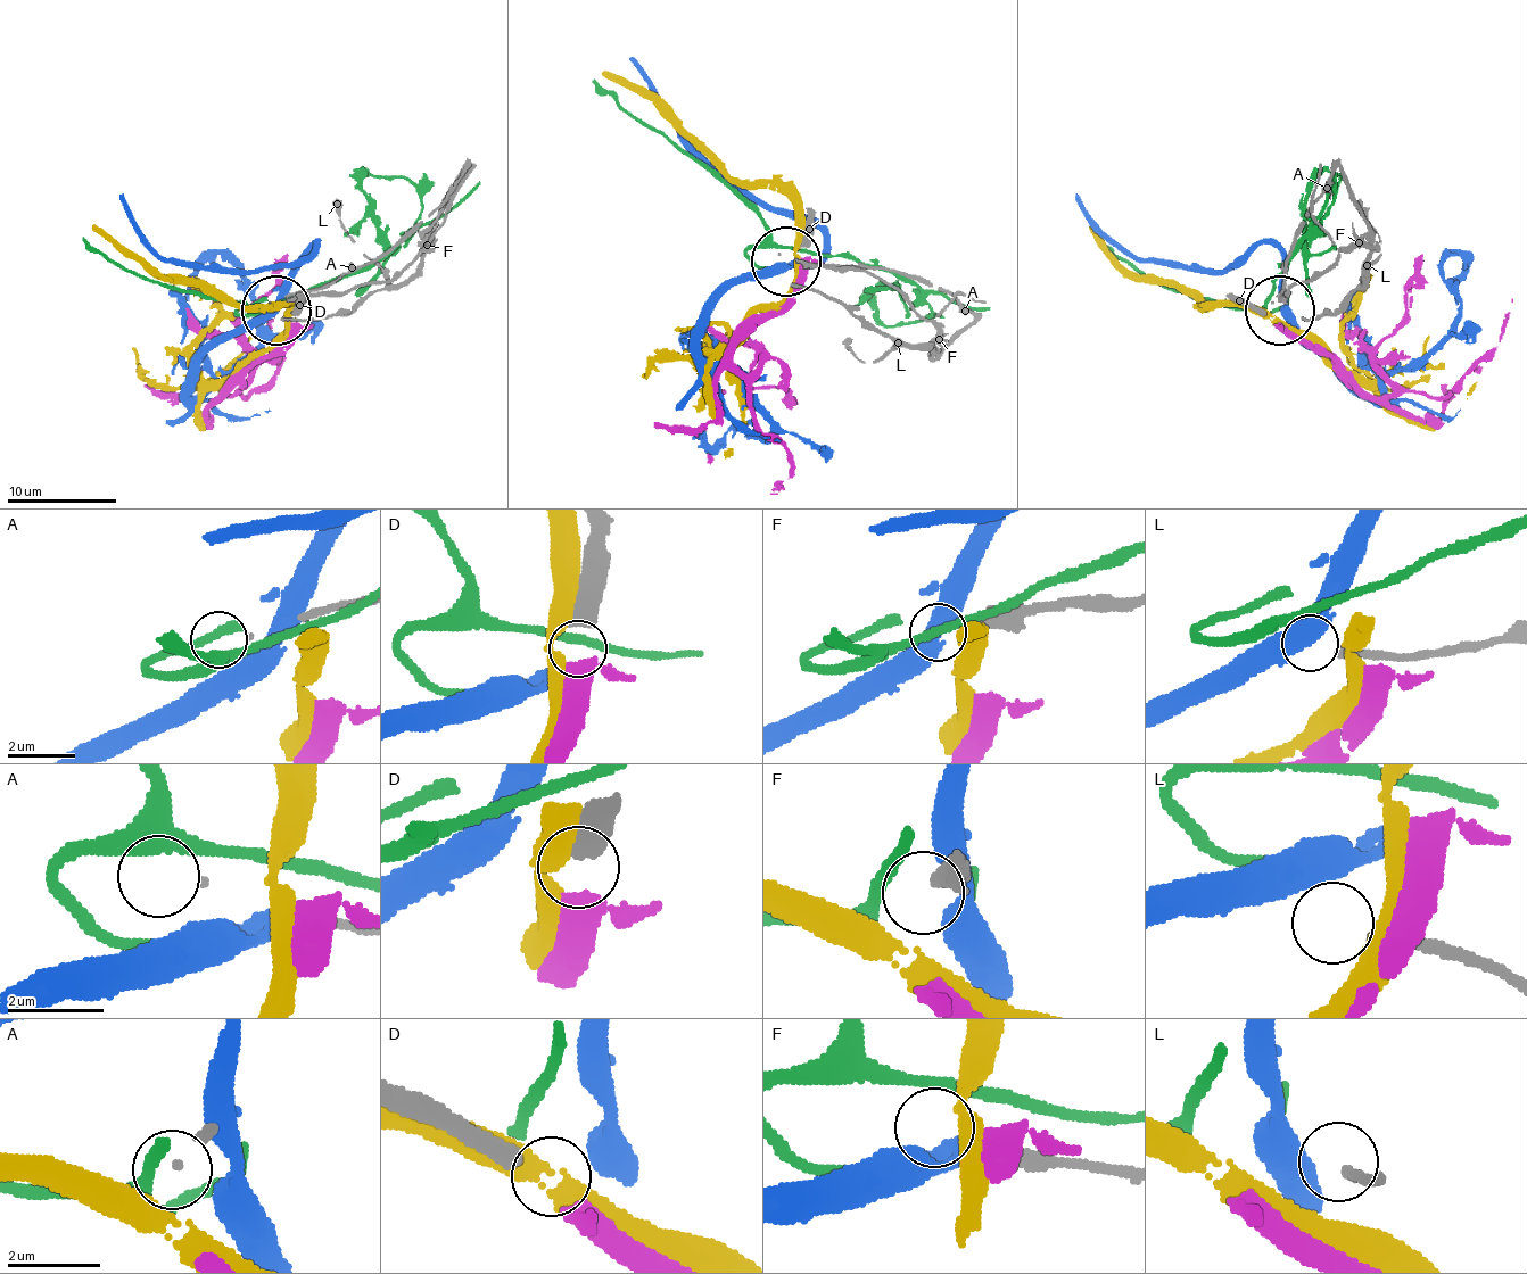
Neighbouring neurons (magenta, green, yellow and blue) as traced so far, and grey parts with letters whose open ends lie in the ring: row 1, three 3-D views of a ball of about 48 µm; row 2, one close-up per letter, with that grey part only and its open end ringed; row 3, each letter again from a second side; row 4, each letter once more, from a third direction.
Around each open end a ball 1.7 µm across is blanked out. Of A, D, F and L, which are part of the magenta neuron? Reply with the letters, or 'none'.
D

